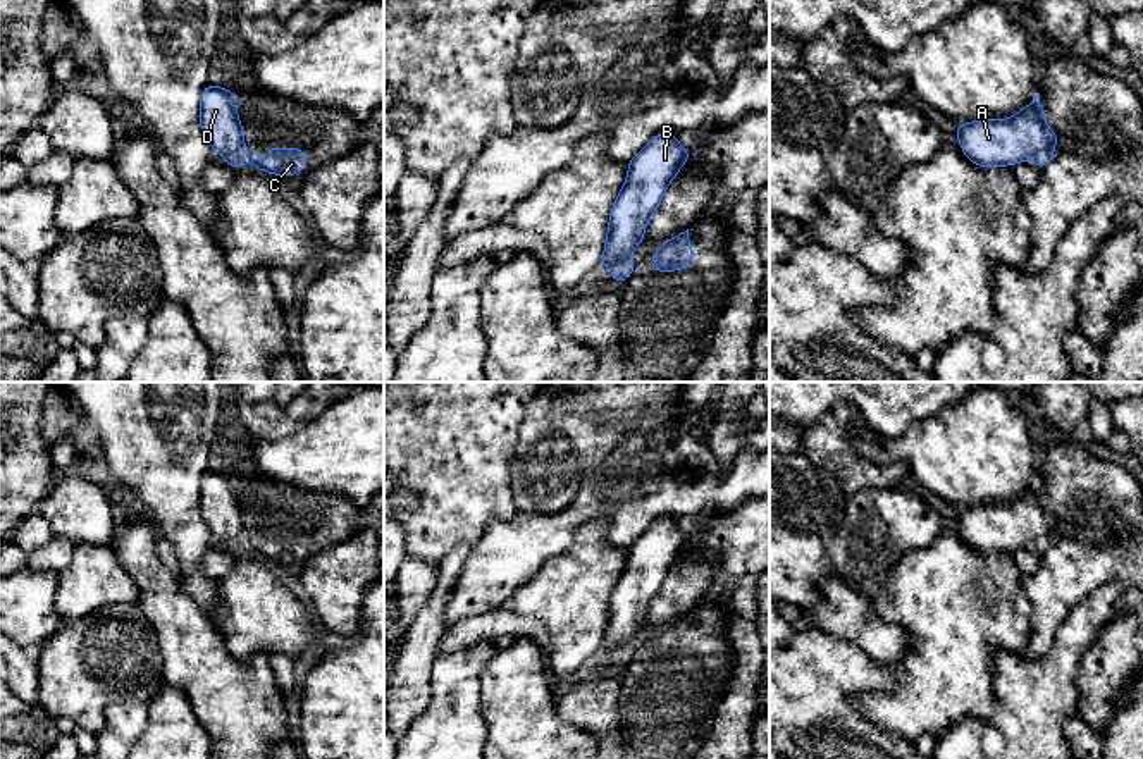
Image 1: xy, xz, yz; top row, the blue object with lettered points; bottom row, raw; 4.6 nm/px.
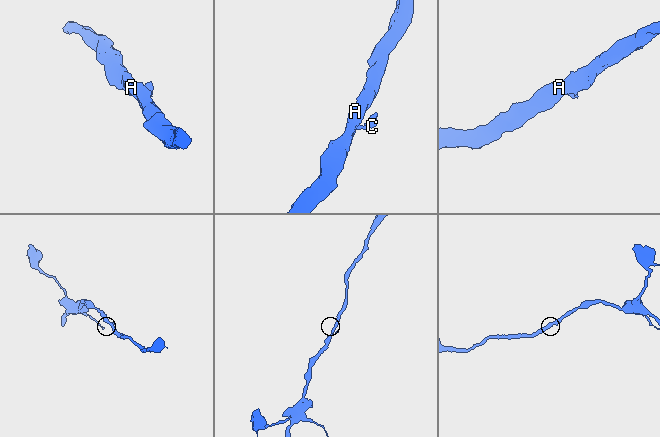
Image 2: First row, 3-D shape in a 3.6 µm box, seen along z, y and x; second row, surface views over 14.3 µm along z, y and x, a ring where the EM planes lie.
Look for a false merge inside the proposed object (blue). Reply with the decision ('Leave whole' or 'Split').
Split

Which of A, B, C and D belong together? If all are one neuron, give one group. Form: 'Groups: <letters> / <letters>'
Groups: A B D / C

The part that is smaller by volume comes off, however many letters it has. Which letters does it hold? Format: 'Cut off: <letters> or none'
Cut off: C

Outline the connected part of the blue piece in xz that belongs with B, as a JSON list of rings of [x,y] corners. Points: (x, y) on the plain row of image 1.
[[[661,518],[628,547],[625,570],[611,594],[601,651],[613,654],[625,649],[644,628],[651,601],[689,544],[673,518]]]

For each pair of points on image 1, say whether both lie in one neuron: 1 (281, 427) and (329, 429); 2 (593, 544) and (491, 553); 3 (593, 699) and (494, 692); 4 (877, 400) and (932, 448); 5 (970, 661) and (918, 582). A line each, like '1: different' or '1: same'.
1: different
2: different
3: different
4: different
5: same

